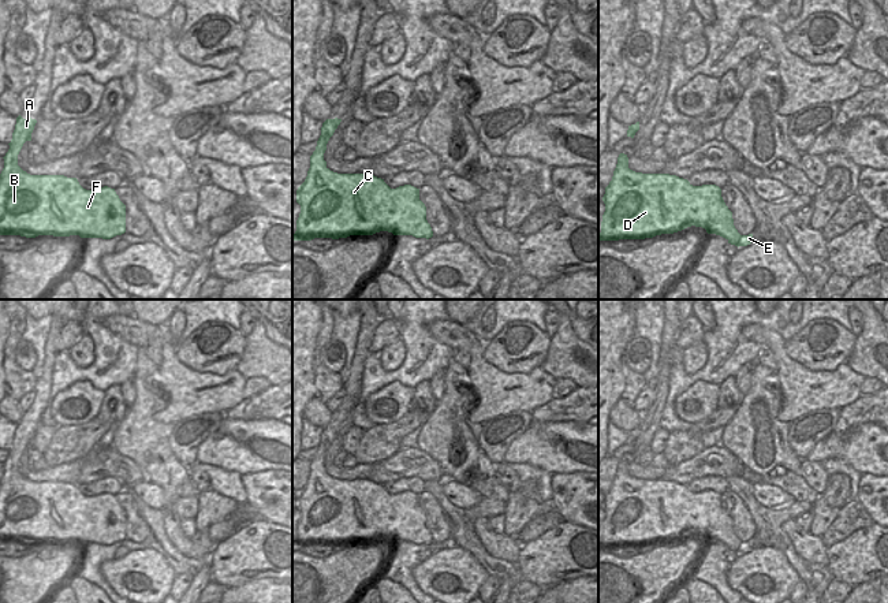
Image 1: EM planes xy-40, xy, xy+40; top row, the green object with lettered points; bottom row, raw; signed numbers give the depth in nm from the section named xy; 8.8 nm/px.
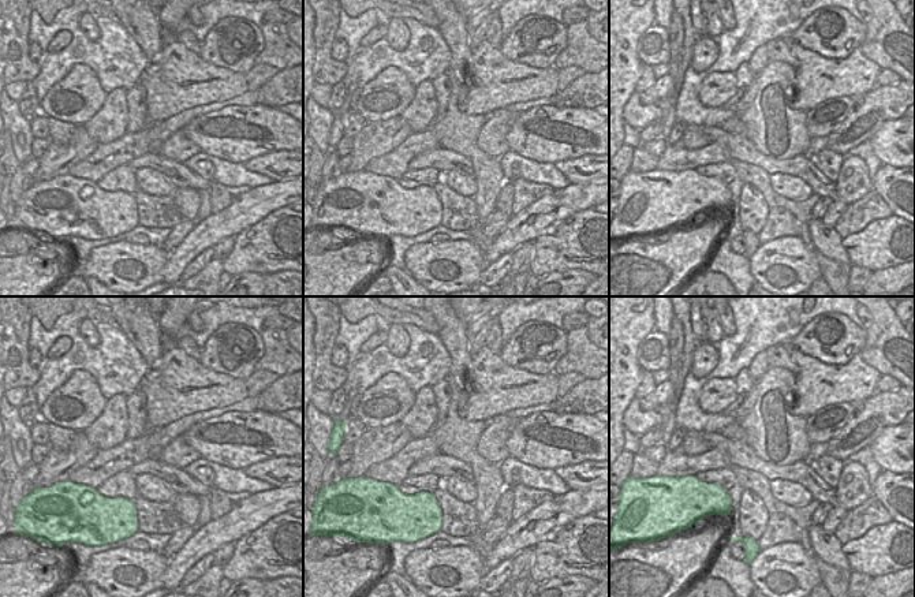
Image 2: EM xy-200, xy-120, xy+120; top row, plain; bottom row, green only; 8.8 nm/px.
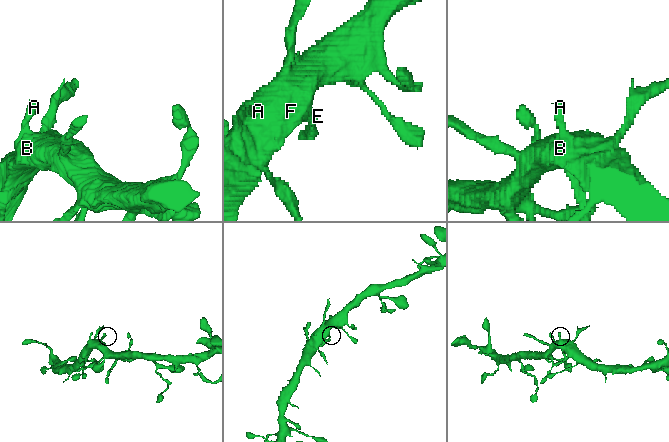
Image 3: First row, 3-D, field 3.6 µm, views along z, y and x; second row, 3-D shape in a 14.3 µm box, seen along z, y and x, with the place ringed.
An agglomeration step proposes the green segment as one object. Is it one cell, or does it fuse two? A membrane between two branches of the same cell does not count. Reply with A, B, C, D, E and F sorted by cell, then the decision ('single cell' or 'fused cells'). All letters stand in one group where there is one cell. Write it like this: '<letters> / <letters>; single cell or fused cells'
A B C D E F; single cell

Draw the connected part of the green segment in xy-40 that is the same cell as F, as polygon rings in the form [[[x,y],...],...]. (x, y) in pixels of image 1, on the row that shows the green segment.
[[[16,118],[10,149],[0,174],[0,235],[38,235],[111,239],[126,232],[126,205],[115,189],[104,186],[83,189],[77,178],[64,175],[30,175],[18,165],[18,155],[26,141],[31,141],[36,119]]]

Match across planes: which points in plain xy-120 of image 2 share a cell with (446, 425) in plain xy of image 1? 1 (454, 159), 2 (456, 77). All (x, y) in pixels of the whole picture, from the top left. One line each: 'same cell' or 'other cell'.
1: other cell
2: same cell

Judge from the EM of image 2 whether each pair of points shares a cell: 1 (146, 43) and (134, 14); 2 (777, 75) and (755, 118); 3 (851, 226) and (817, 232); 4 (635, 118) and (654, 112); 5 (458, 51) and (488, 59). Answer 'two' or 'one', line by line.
1: one
2: one
3: two
4: one
5: two

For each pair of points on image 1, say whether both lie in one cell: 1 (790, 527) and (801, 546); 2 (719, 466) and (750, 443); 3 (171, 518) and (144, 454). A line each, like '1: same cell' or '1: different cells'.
1: same cell
2: different cells
3: same cell

